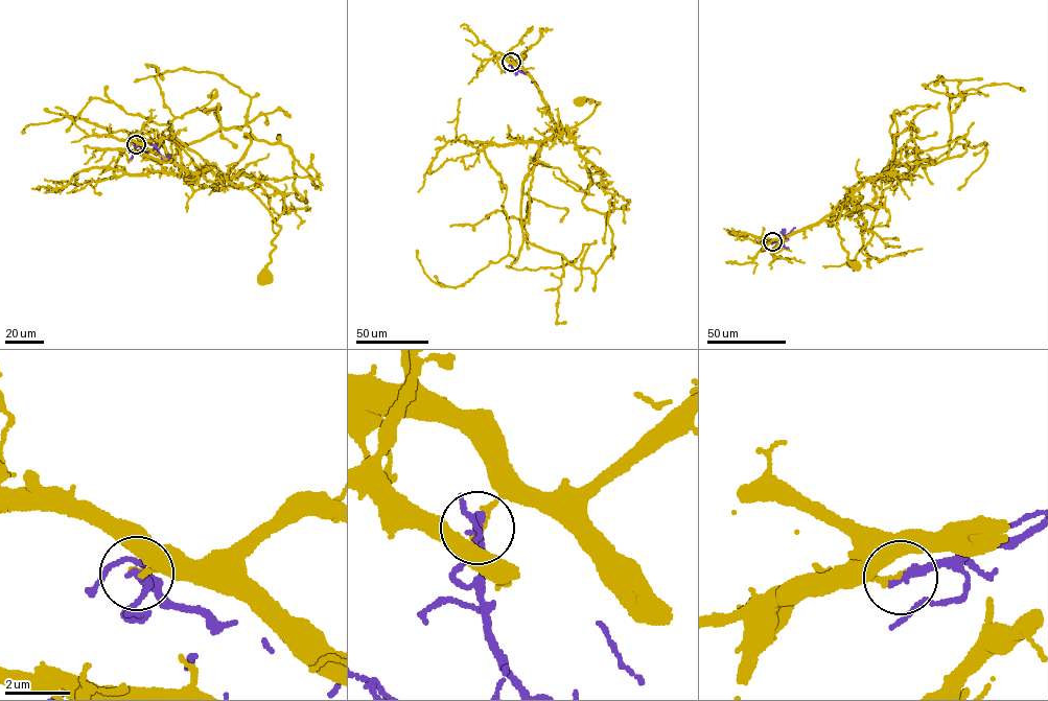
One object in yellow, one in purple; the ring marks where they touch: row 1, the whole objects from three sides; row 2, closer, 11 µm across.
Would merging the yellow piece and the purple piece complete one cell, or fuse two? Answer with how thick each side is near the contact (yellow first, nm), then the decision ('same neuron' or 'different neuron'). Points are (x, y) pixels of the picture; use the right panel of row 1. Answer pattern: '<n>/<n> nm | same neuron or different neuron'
150/320 nm | different neuron

